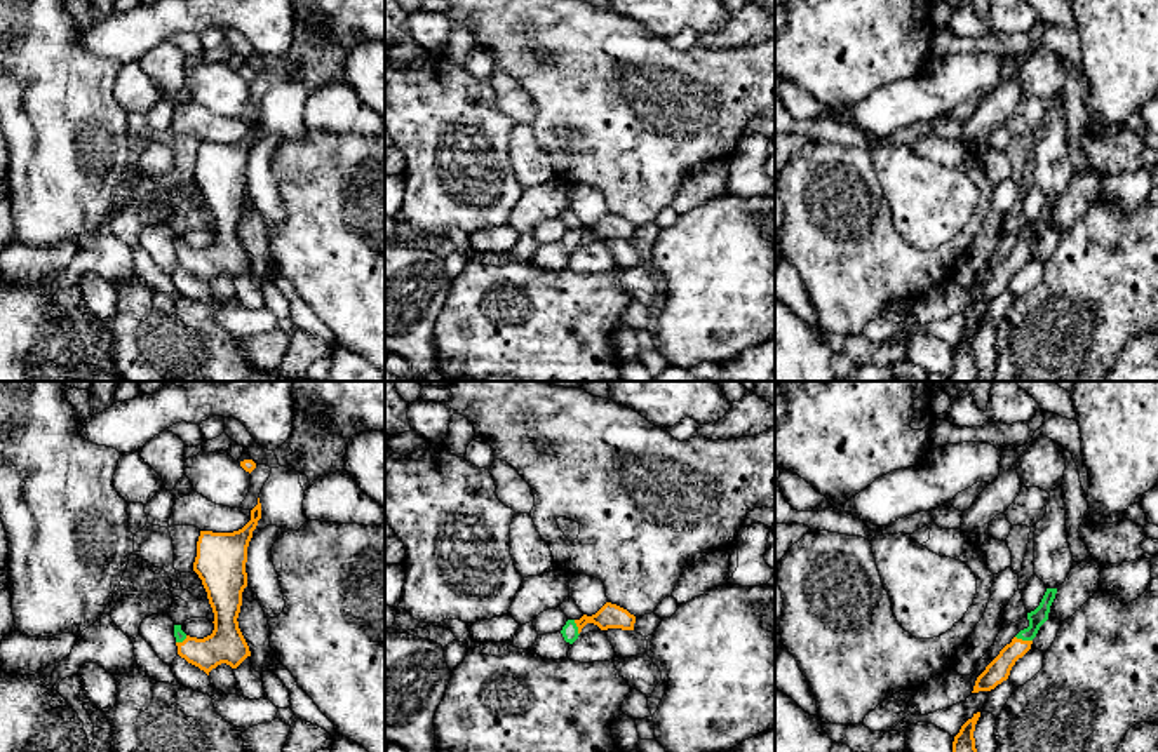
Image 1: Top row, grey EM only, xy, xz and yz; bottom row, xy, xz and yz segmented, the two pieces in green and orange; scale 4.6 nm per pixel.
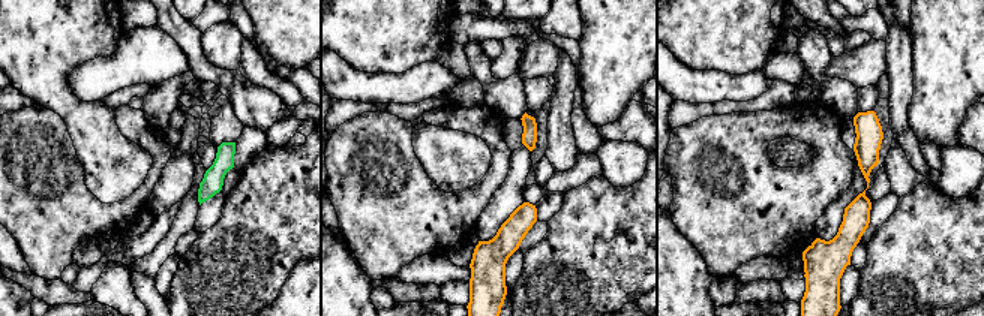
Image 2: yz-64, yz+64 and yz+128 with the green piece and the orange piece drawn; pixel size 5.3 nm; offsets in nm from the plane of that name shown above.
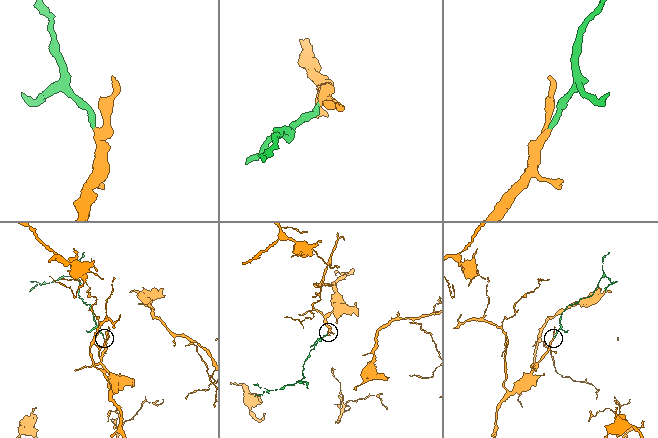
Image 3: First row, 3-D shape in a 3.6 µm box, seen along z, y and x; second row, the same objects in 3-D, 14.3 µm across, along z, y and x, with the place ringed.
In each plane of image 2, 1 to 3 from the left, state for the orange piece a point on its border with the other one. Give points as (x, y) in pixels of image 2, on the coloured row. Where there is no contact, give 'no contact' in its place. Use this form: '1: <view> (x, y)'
1: no contact
2: no contact
3: no contact

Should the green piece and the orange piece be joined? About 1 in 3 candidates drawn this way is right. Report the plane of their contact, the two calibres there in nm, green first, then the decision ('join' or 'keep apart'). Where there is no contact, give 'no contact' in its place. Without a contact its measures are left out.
yz | 80/110 nm | join

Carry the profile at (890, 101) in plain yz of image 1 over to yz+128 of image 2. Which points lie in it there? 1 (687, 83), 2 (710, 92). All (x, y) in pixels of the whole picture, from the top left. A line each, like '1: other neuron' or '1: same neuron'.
1: same neuron
2: same neuron

